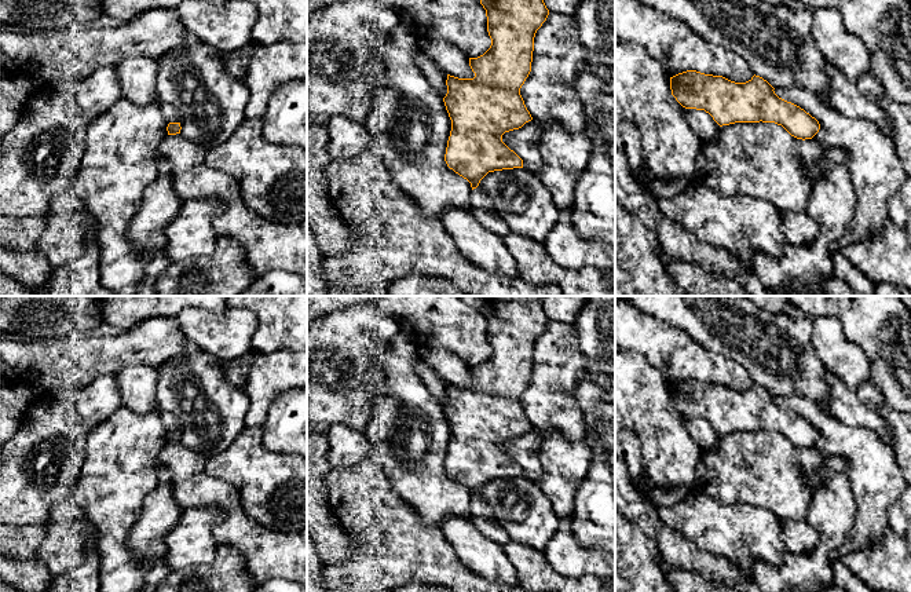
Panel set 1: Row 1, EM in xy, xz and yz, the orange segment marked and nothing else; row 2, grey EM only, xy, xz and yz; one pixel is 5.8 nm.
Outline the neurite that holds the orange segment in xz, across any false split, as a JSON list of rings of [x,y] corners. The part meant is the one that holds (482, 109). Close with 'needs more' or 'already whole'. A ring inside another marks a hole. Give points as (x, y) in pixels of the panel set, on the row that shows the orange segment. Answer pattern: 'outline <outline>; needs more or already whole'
outline [[[480,0],[480,4],[486,10],[491,45],[483,55],[469,58],[473,78],[447,74],[443,102],[451,120],[451,131],[444,161],[471,183],[475,218],[483,227],[504,238],[511,230],[478,186],[489,172],[523,168],[523,160],[502,142],[502,135],[533,120],[520,88],[531,72],[535,33],[546,21],[549,10],[544,0]]]; needs more

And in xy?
outline [[[161,105],[162,113],[165,118],[169,121],[167,131],[168,135],[176,135],[180,134],[180,121],[182,121],[182,114],[178,109],[175,109],[171,105]]]; needs more

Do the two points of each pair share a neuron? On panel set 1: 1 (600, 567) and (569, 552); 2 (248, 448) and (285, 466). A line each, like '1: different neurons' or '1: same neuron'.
1: same neuron
2: same neuron

